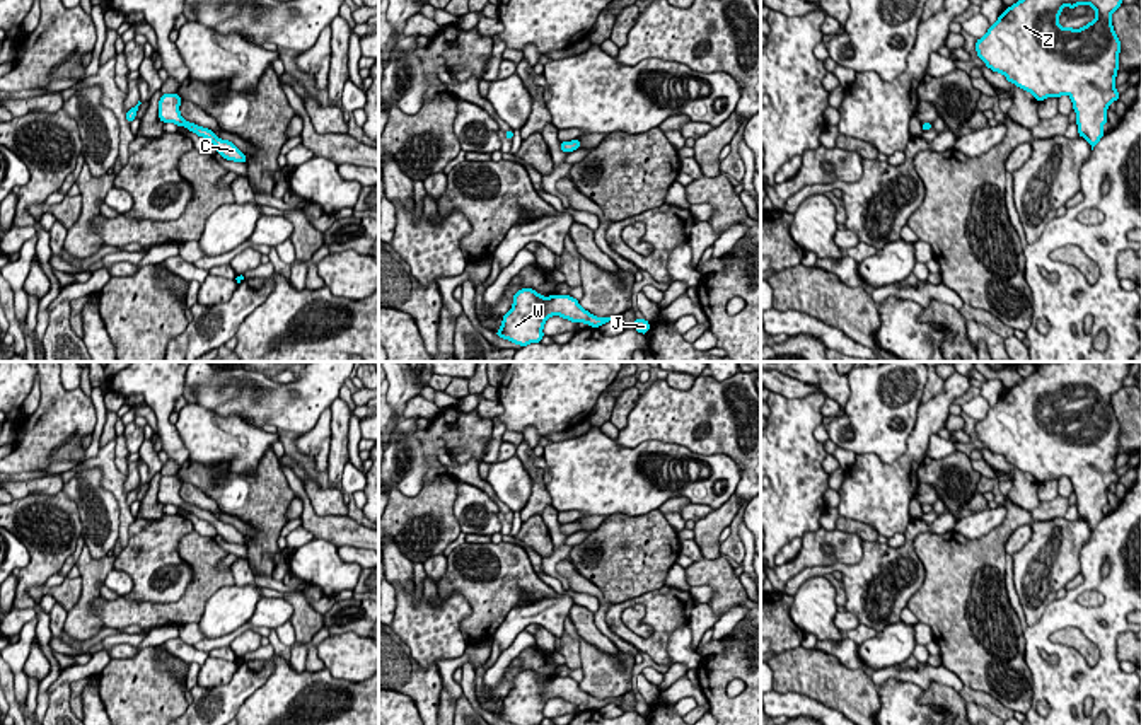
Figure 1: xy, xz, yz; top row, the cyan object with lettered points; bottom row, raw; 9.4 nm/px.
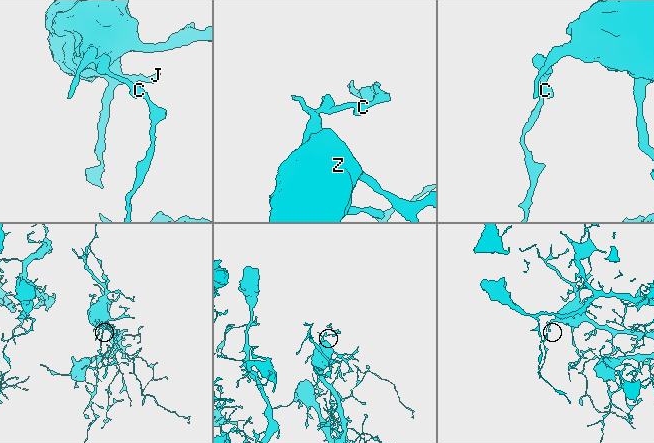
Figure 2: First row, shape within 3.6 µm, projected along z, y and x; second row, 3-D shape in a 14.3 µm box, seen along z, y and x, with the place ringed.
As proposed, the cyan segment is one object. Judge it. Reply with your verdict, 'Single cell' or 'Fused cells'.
Single cell

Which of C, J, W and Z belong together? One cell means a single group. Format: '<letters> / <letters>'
C J W Z

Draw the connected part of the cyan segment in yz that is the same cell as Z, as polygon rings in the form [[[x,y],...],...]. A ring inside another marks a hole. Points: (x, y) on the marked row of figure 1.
[[[1018,0],[999,14],[984,38],[976,41],[977,56],[993,72],[1003,73],[1008,82],[1030,92],[1039,102],[1068,94],[1076,113],[1078,135],[1092,150],[1105,135],[1107,107],[1119,101],[1115,77],[1119,70],[1121,41],[1112,26],[1112,12],[1122,0]],[[1088,3],[1097,10],[1095,20],[1081,29],[1061,27],[1057,19],[1063,7],[1071,10]]]

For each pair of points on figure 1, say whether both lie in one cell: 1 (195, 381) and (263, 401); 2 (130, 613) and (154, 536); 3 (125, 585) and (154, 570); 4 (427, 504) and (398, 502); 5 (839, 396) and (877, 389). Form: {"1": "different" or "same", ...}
{"1": "same", "2": "different", "3": "different", "4": "same", "5": "different"}

